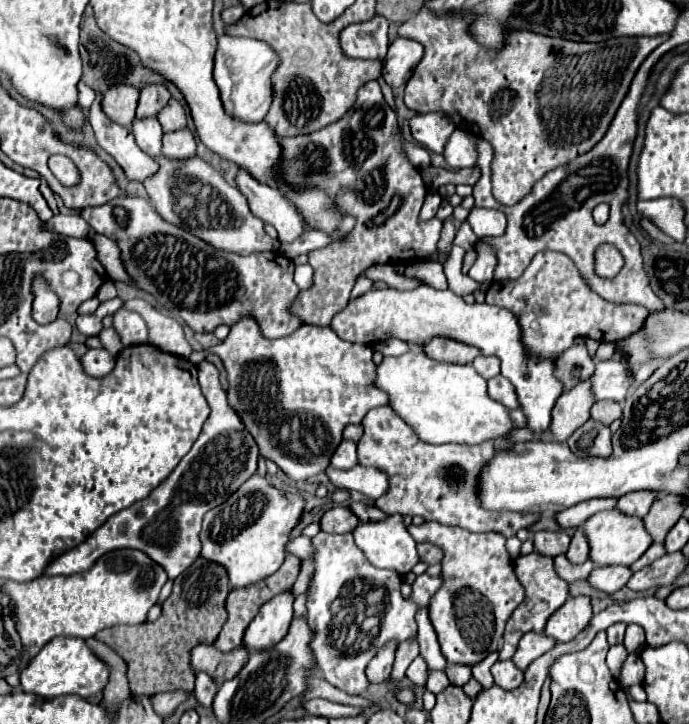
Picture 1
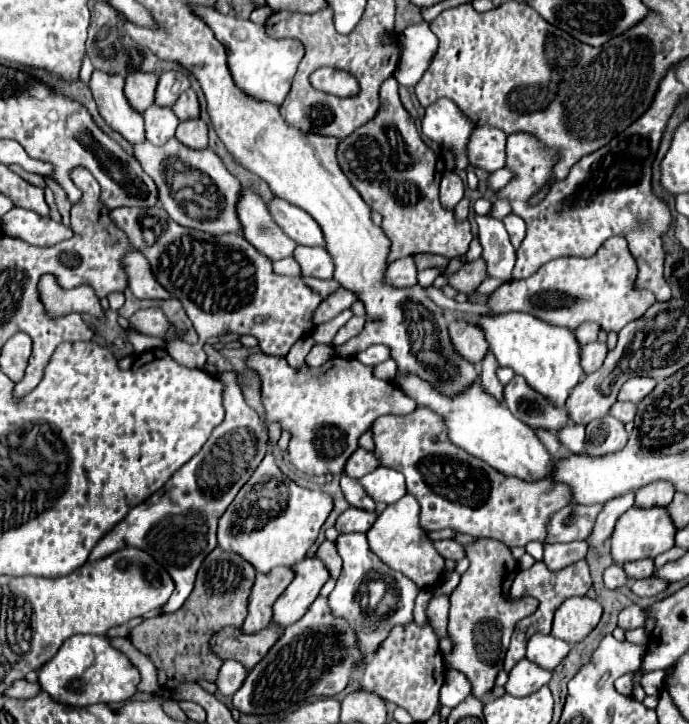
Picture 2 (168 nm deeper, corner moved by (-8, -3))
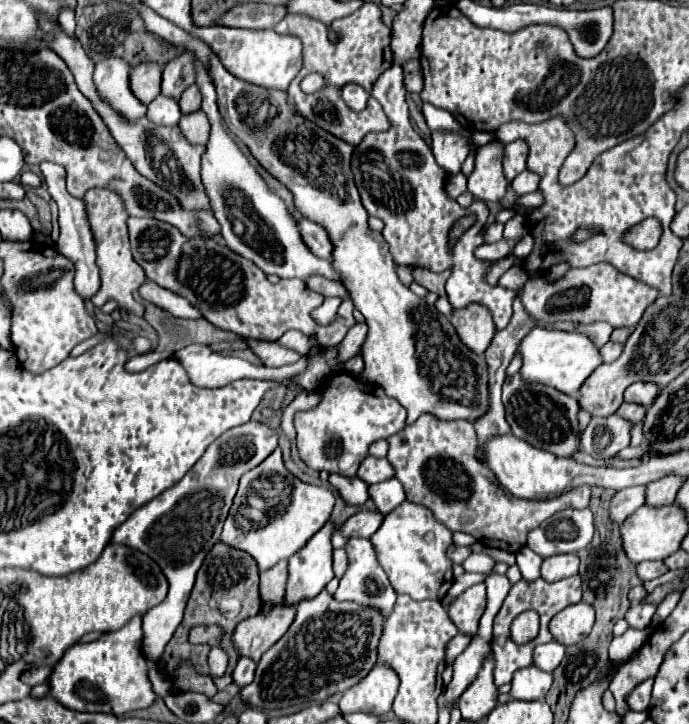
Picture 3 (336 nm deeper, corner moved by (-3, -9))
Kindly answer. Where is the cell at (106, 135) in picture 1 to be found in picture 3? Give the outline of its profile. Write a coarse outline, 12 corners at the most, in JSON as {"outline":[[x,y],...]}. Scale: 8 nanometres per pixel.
{"outline":[[104,59],[94,69],[102,99],[124,119],[142,119],[142,105],[128,87],[130,67]]}

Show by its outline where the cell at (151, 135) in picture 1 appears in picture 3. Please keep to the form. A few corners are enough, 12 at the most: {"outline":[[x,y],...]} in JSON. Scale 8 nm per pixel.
{"outline":[[158,95],[148,105],[148,119],[176,125],[182,117],[178,101]]}

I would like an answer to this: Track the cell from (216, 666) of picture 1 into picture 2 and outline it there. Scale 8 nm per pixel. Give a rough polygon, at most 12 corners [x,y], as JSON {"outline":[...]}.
{"outline":[[275,623],[253,635],[229,625],[211,647],[253,669],[279,639]]}

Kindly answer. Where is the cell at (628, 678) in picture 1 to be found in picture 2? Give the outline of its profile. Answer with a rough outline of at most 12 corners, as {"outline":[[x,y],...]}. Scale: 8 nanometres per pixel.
{"outline":[[651,671],[643,675],[647,695],[659,695],[665,671]]}

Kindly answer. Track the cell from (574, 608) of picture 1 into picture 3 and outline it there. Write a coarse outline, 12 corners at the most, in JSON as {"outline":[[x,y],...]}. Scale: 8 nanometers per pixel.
{"outline":[[568,605],[550,621],[550,633],[570,647],[592,631],[592,605]]}

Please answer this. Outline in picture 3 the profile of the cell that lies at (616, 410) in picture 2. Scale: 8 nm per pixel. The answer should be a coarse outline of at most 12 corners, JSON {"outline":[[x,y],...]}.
{"outline":[[622,403],[616,413],[630,423],[642,421],[646,409]]}

